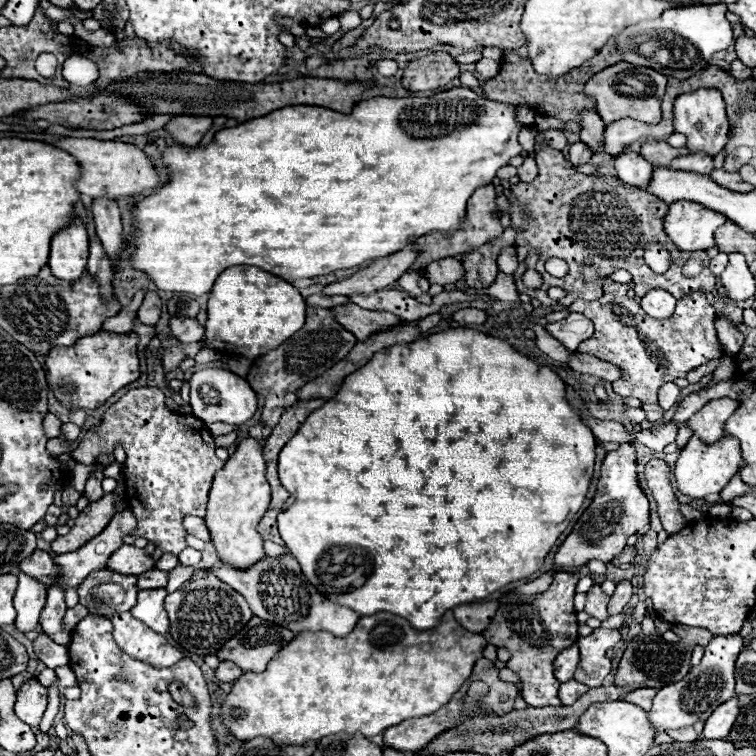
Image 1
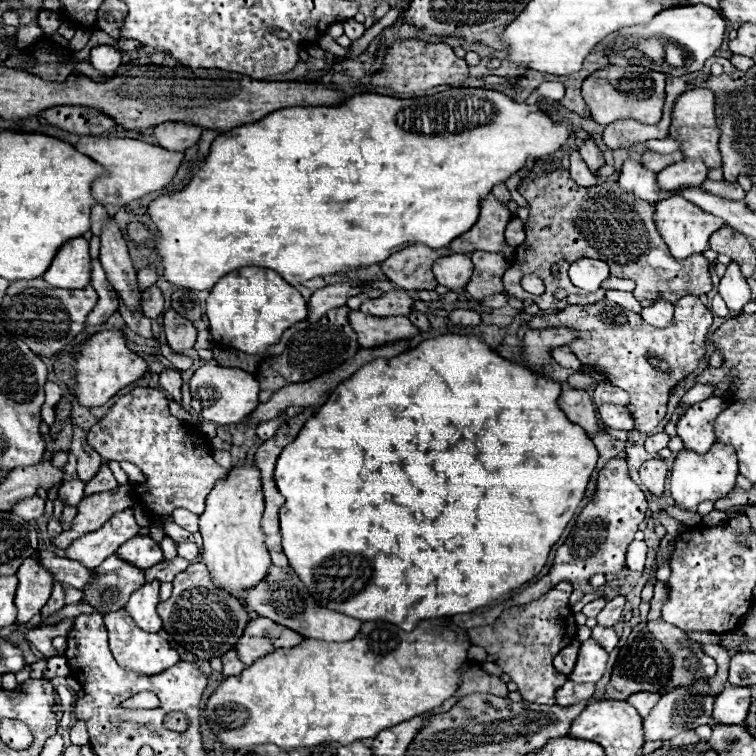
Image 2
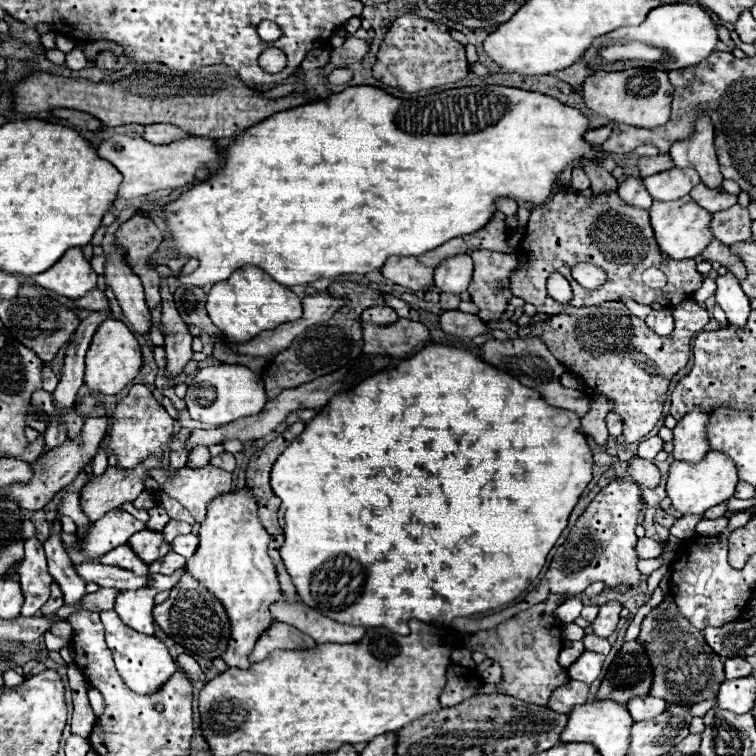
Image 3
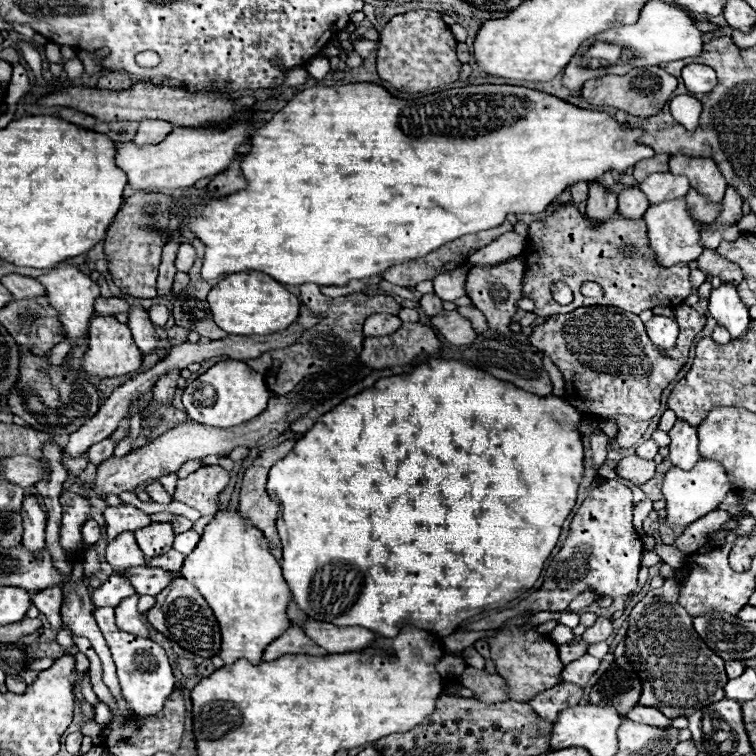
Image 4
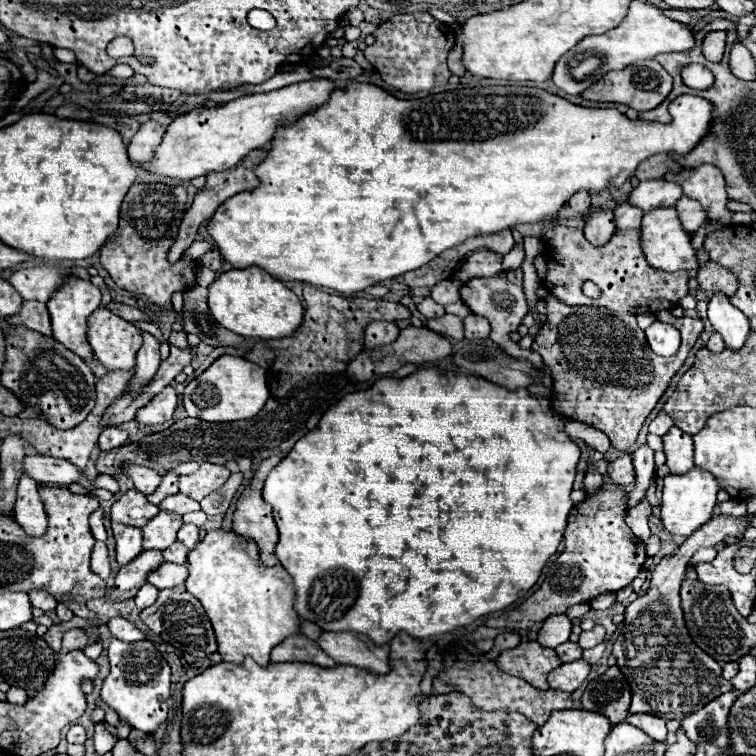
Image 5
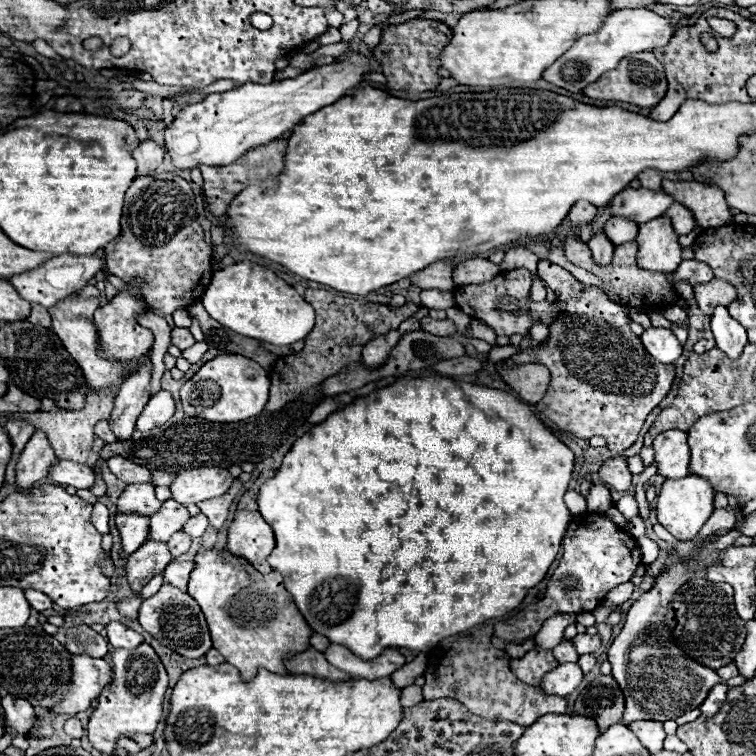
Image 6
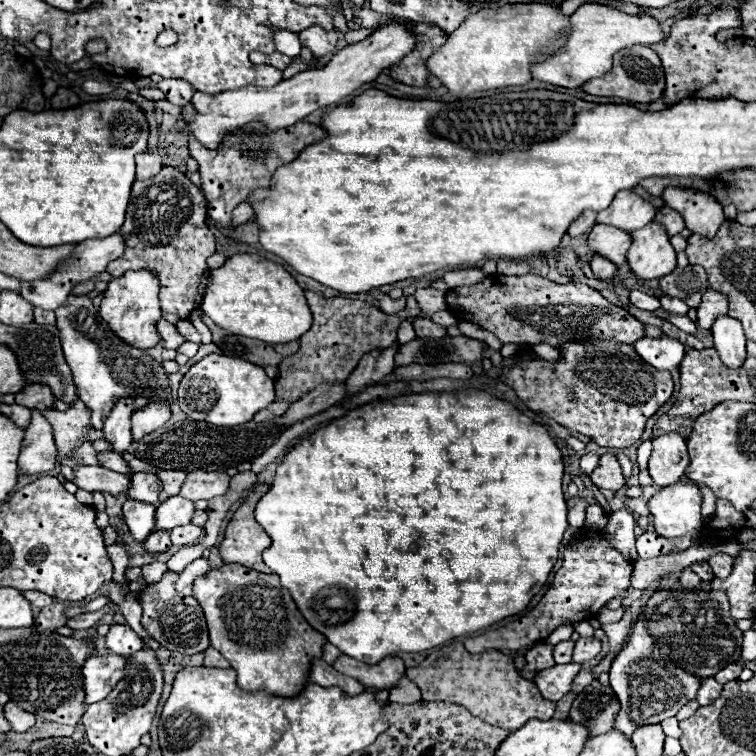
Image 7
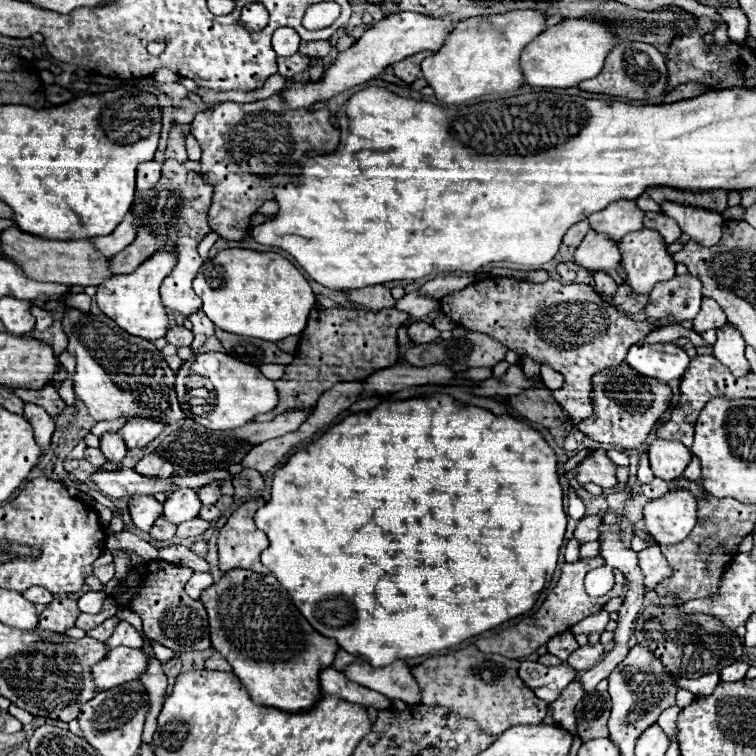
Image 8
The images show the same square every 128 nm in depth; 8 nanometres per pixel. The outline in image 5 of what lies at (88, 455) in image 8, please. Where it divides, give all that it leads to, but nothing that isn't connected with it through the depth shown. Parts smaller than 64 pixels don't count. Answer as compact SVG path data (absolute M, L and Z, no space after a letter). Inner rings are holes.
M124 466L124 474L134 480L136 490L142 492L142 494L152 494L152 492L156 492L158 486L162 484L162 476L158 476L158 474L156 474L154 470L150 470L150 468Z

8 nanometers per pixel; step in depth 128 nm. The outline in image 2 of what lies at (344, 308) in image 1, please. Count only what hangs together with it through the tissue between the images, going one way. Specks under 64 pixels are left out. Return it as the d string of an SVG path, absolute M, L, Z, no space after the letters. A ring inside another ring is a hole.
M350 310L348 320L358 334L360 346L364 348L394 340L410 340L420 332L416 326L410 324L406 316L368 316L360 310Z

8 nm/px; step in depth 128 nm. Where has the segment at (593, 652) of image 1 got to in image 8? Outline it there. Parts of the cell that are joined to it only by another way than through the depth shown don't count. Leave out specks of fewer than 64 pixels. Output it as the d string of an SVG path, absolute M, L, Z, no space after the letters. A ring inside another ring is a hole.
M530 660L520 662L518 674L534 690L534 694L548 704L558 700L558 696L566 688L566 684L570 684L576 678L576 670L570 668L568 664L546 668L546 666L542 666L538 662L530 662Z

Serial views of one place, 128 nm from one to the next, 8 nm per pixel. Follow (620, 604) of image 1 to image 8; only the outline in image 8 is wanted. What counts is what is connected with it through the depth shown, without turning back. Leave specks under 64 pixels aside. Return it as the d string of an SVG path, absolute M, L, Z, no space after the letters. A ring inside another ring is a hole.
M598 642L598 644L586 644L586 646L580 646L578 650L574 650L568 658L566 664L570 664L574 670L590 670L604 654L604 646Z

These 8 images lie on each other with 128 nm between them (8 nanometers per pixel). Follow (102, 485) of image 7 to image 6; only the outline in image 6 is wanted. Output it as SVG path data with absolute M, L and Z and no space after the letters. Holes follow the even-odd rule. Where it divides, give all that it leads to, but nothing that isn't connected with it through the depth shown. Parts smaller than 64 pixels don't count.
M56 460L54 466L50 466L48 476L60 486L74 486L78 490L90 488L94 484L94 470L70 460Z

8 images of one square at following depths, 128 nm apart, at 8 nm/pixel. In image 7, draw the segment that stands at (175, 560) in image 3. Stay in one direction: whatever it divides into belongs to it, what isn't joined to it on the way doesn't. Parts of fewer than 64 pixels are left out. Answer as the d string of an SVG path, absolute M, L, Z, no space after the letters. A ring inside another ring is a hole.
M186 524L186 526L178 526L172 530L170 538L172 538L172 544L174 546L190 546L194 544L202 534L202 528L200 526L194 526L194 524Z

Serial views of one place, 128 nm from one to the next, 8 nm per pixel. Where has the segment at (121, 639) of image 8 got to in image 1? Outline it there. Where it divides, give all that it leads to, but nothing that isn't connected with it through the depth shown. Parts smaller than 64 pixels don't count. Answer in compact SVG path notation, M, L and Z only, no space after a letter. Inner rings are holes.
M156 588L156 590L140 590L138 592L138 602L136 606L130 610L134 618L142 620L144 624L148 624L154 632L158 634L166 634L170 624L168 624L168 616L164 614L164 598L168 596L168 592L164 588Z

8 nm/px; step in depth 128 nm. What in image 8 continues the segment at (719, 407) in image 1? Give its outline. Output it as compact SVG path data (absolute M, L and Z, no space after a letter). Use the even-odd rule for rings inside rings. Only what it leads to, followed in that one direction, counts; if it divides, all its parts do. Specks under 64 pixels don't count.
M654 440L648 446L650 454L650 468L656 478L660 480L676 480L682 476L686 466L692 460L692 452L676 440Z

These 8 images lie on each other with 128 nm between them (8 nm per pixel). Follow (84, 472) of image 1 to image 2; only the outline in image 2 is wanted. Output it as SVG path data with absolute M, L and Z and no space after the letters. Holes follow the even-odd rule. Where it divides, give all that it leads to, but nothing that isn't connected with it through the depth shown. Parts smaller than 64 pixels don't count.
M74 478L74 480L68 480L60 486L60 492L58 492L58 498L64 500L68 506L76 506L84 496L84 482Z

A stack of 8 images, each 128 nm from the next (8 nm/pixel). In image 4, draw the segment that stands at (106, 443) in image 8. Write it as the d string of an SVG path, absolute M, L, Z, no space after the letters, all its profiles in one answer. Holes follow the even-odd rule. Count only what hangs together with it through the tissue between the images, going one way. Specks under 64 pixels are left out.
M130 304L128 326L130 326L134 342L142 350L142 354L150 354L156 348L158 338L156 338L156 330L148 318L148 312L140 304Z

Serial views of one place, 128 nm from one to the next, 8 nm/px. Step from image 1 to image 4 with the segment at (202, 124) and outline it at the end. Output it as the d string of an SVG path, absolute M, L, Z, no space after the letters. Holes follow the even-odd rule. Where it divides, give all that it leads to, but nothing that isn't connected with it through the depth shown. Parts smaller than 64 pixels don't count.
M144 120L140 122L138 134L134 136L134 142L138 146L146 146L146 144L158 144L162 142L170 132L174 130L174 126L170 122L164 120Z

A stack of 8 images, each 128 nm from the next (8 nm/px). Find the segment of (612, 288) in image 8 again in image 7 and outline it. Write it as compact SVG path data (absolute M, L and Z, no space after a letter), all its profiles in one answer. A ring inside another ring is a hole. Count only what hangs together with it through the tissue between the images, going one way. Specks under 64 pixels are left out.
M592 256L592 260L590 260L590 266L592 266L592 272L598 276L598 278L610 278L610 276L614 276L614 272L616 272L616 266L614 266L614 262L610 262L608 258L604 258L604 256Z

